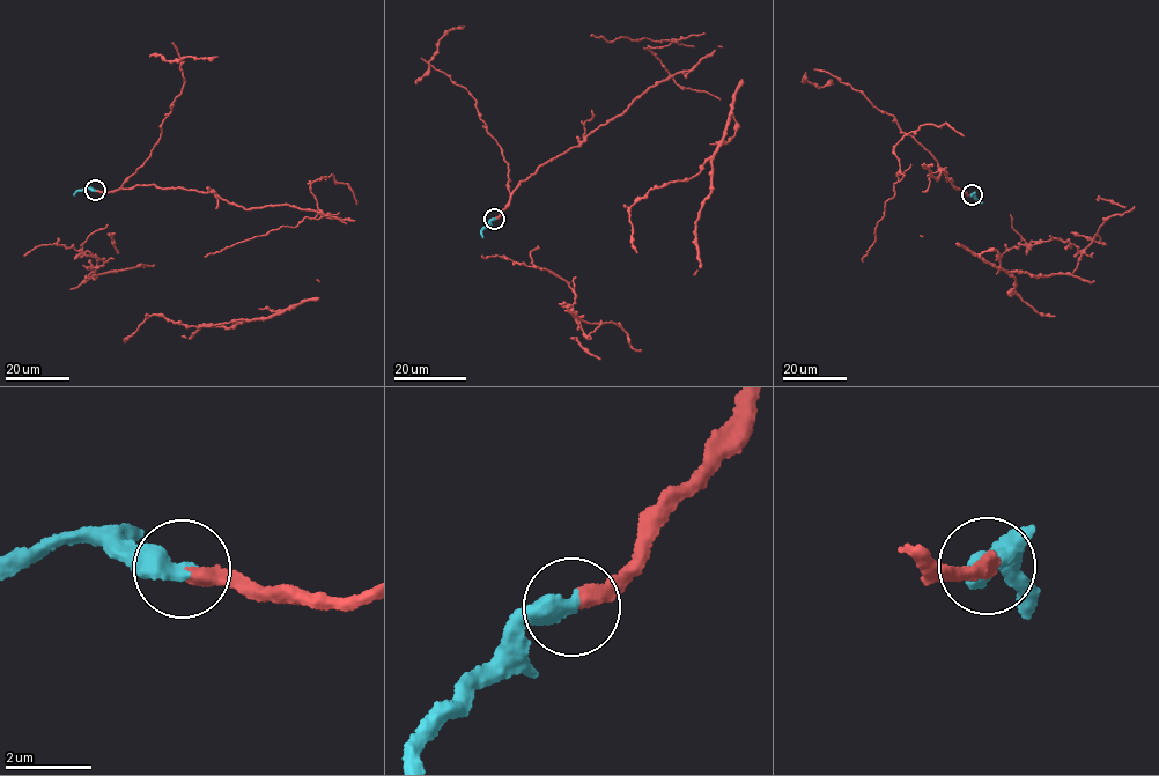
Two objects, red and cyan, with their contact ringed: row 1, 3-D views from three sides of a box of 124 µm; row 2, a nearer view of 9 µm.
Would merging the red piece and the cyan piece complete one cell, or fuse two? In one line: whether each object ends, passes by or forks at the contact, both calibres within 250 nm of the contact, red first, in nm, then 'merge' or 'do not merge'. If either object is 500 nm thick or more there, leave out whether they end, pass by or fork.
380/500 nm | do not merge

